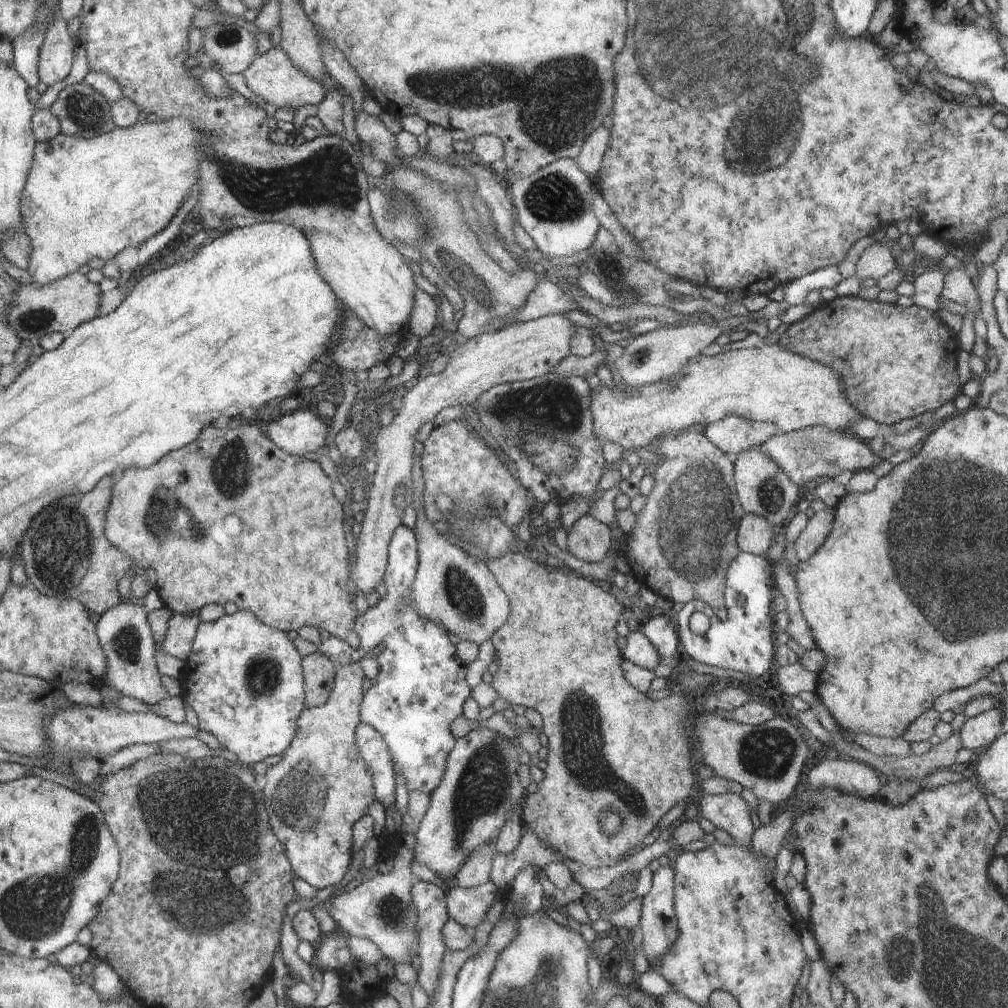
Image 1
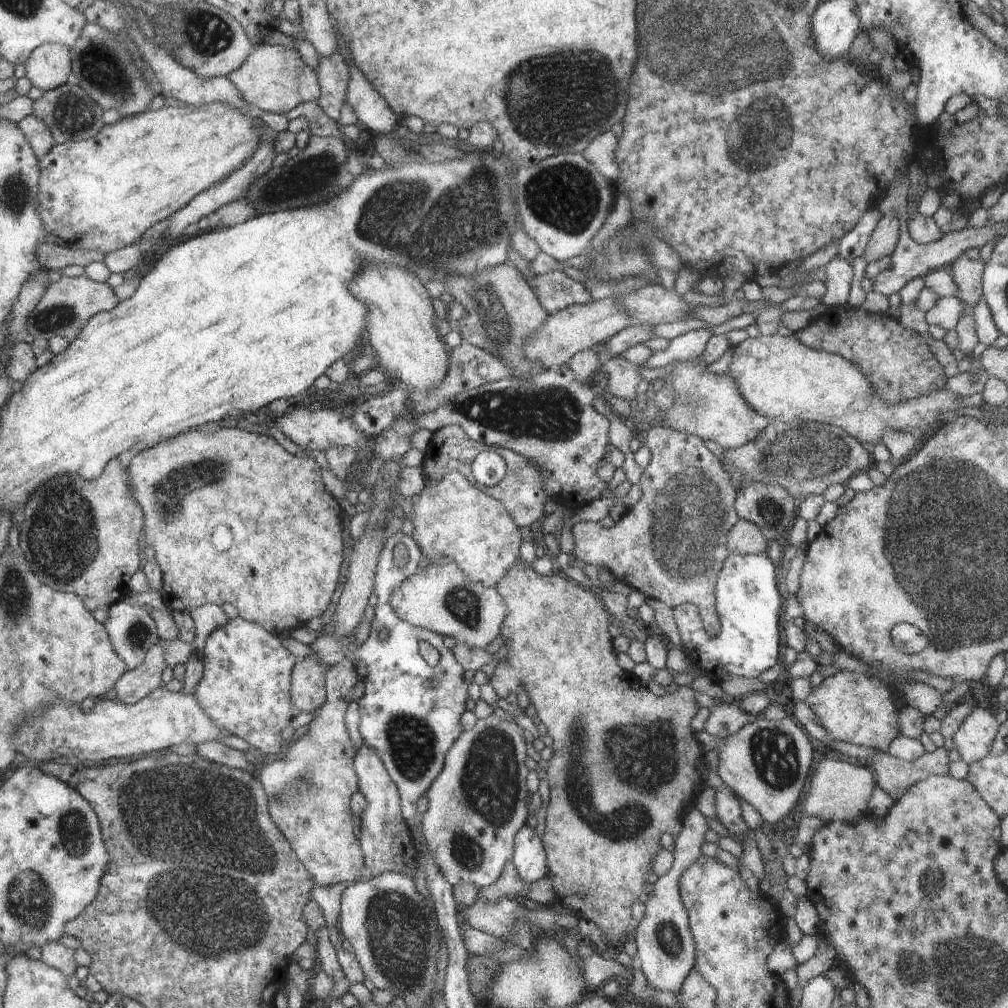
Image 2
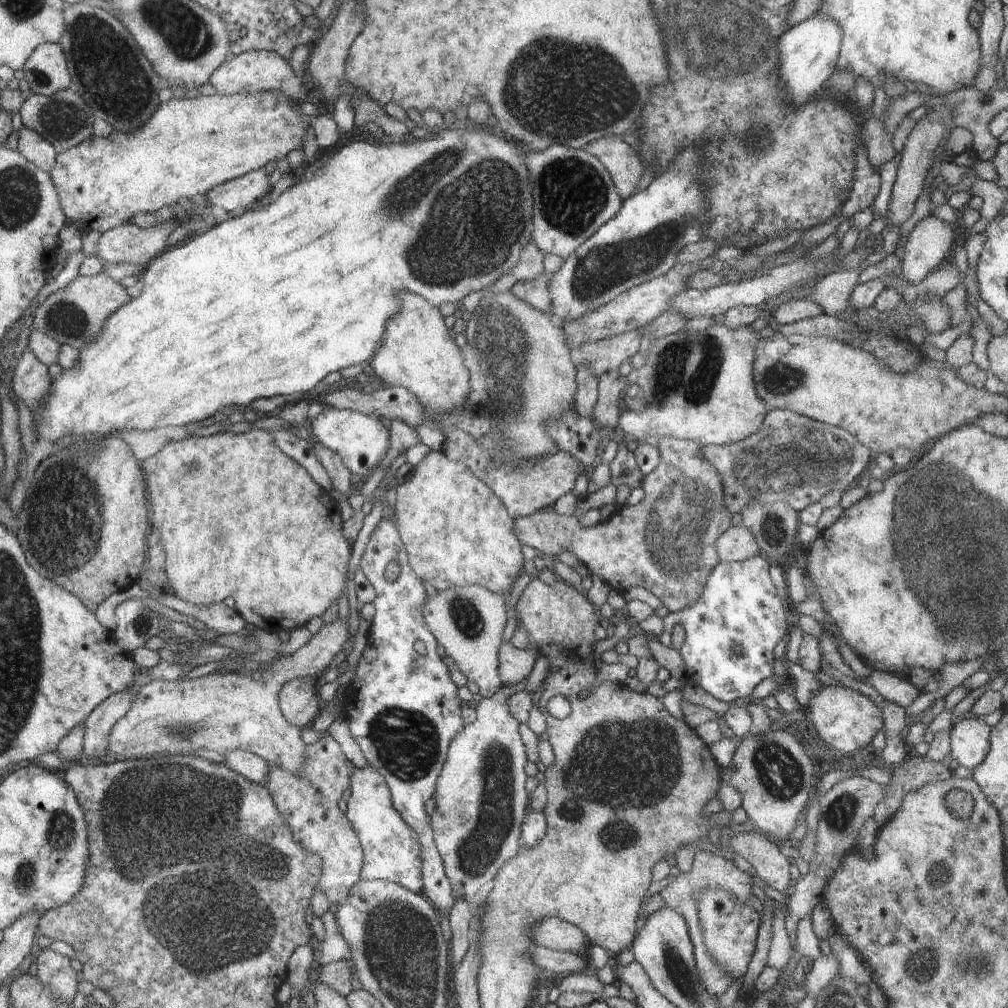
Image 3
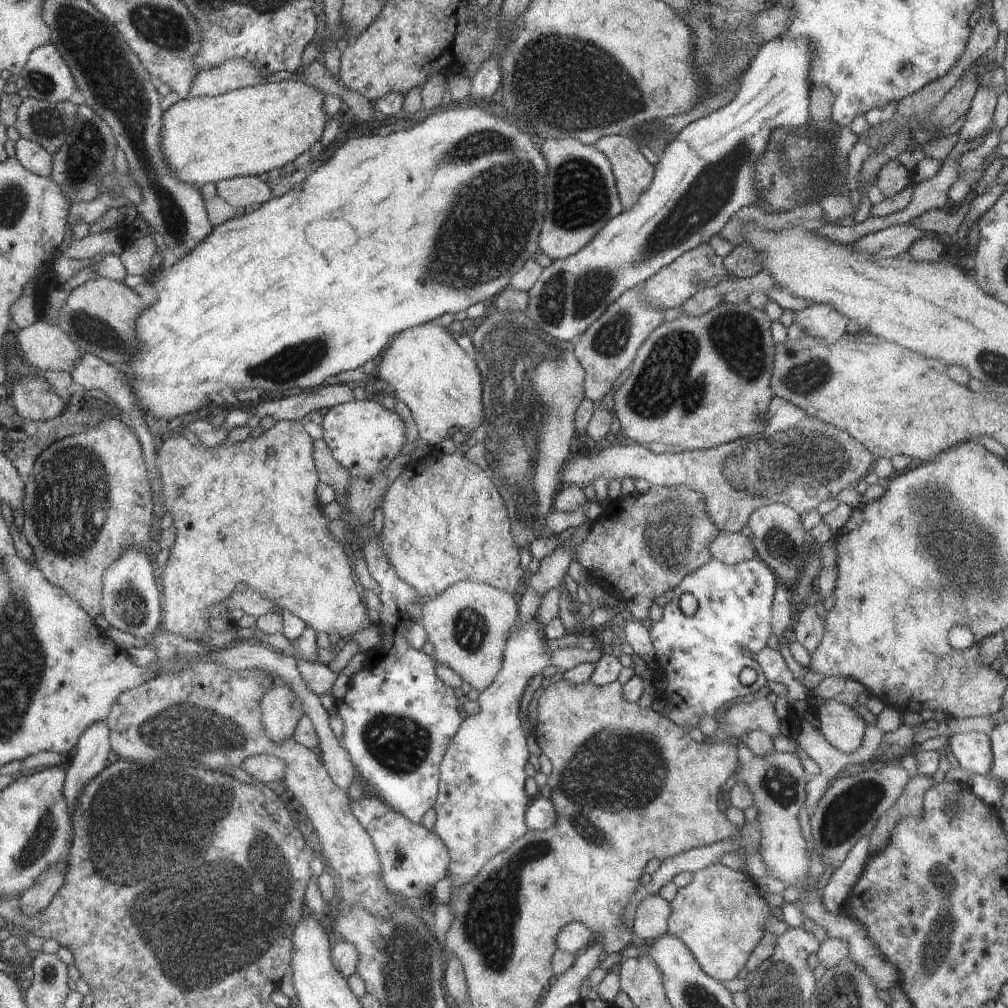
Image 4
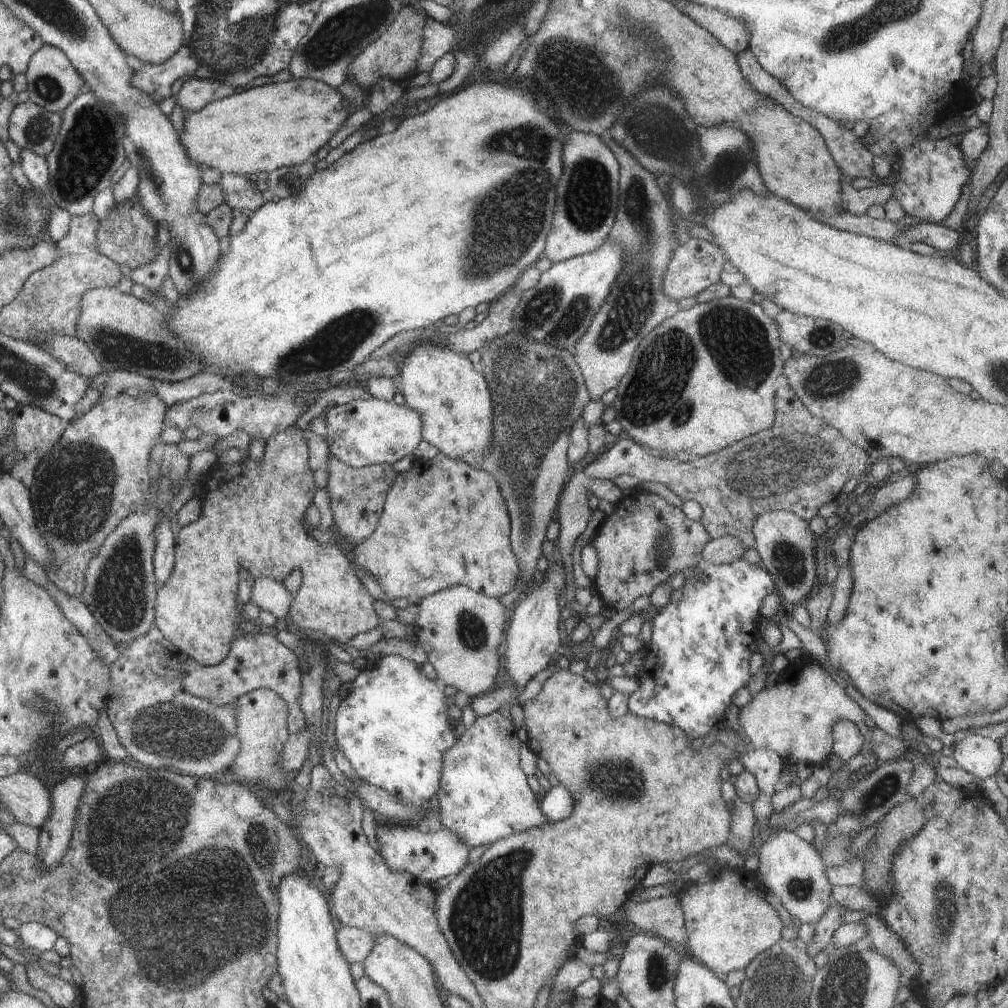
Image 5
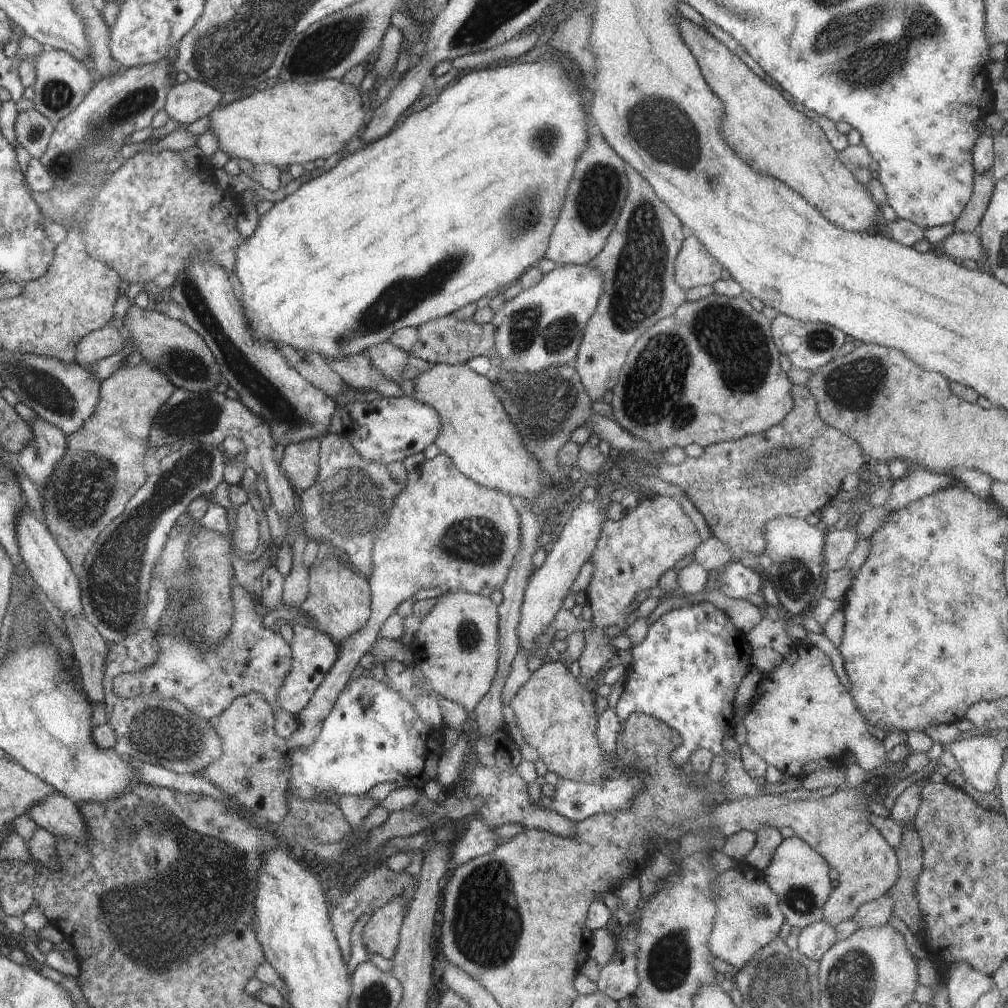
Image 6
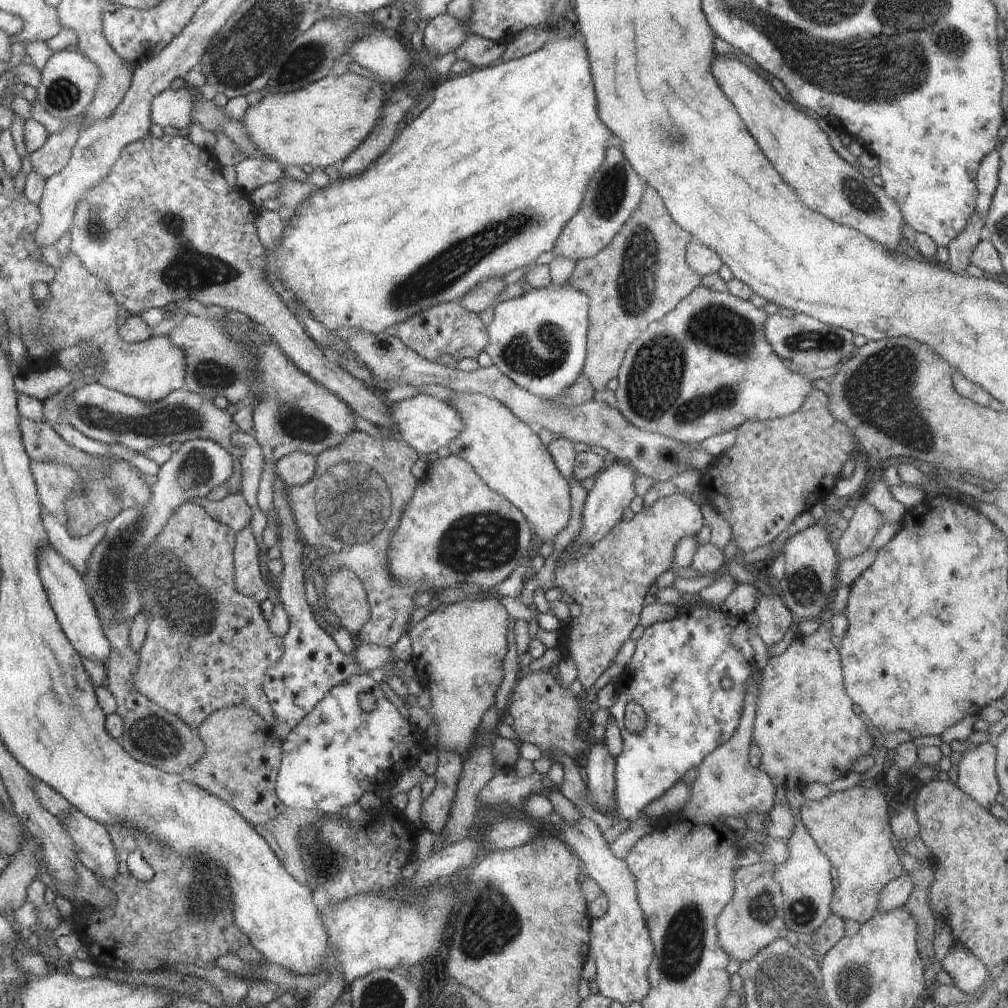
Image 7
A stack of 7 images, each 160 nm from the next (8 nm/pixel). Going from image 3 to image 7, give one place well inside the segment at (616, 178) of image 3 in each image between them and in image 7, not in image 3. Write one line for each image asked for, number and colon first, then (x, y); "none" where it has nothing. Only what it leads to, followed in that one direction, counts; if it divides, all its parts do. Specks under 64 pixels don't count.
4: (633, 174)
5: (636, 304)
6: (639, 288)
7: (643, 274)

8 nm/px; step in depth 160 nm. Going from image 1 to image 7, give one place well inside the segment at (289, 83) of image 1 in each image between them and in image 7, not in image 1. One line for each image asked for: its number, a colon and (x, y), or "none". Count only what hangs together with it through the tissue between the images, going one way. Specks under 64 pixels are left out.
2: (273, 78)
3: (253, 71)
4: (237, 74)
5: (195, 93)
6: (187, 102)
7: (174, 108)

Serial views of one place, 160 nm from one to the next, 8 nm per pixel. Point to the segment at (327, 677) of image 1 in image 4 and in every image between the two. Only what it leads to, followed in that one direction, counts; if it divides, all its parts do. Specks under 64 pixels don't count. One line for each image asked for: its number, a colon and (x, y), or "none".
2: (308, 693)
3: (299, 701)
4: (281, 710)

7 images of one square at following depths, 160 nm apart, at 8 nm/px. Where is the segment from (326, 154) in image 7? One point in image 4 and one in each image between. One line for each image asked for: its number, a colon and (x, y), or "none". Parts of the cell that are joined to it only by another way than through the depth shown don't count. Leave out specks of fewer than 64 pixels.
4: (246, 132)
5: (276, 126)
6: (291, 122)

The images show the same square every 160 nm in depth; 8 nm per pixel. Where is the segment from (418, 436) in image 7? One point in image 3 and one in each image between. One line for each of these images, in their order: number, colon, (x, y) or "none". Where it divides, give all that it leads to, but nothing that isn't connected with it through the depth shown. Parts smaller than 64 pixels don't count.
3: (361, 441)
4: (364, 437)
5: (362, 432)
6: (386, 430)

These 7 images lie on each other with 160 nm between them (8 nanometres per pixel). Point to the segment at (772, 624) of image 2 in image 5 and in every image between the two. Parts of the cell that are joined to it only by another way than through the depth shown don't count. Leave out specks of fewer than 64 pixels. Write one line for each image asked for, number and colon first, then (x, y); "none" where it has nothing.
3: (739, 606)
4: (701, 657)
5: (698, 657)

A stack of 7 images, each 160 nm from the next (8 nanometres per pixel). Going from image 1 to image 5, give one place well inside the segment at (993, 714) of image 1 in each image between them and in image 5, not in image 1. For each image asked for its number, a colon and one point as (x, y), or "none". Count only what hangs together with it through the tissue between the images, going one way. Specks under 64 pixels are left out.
2: (974, 739)
3: (969, 737)
4: (973, 751)
5: (980, 755)

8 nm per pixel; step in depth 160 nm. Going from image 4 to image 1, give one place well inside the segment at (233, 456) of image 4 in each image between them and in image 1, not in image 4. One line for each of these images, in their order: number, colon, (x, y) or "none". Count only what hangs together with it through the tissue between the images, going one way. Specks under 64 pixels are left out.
1: (294, 569)
2: (287, 528)
3: (242, 485)

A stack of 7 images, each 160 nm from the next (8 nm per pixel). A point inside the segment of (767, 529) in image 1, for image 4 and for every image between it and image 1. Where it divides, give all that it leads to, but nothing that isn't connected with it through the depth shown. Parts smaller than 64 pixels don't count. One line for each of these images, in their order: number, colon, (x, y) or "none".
2: (744, 538)
3: (737, 544)
4: (730, 548)

